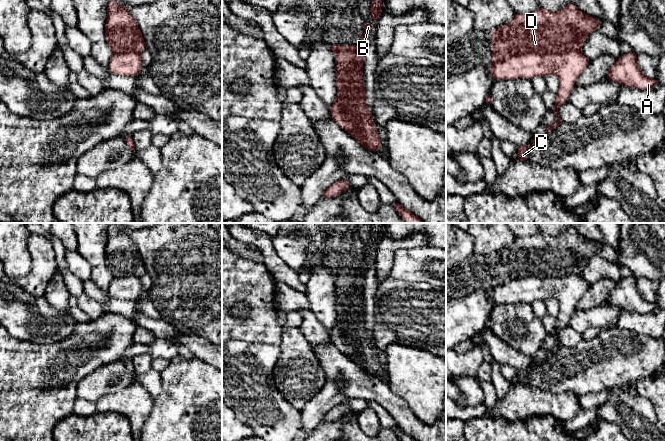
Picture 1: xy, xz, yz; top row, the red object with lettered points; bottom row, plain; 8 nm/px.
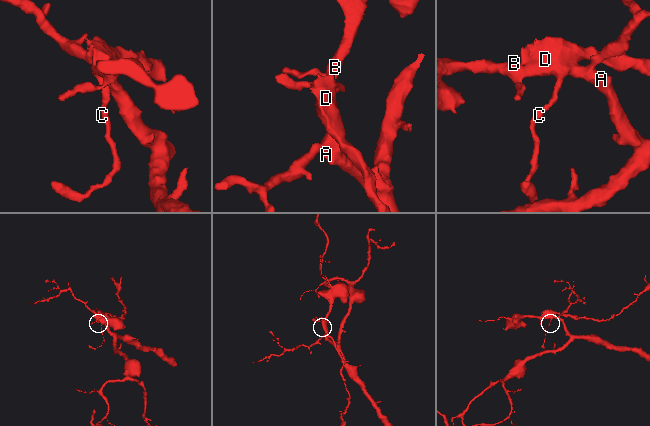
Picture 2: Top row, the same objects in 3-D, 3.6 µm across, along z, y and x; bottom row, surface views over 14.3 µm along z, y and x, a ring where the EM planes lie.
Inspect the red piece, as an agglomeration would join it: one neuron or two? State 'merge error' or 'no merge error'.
merge error

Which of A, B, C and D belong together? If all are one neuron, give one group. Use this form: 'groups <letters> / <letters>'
groups A B C / D

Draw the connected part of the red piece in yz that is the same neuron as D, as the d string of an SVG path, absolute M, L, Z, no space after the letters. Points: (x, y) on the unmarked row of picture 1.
M575 227L567 228L558 236L551 236L539 230L533 237L515 237L508 248L491 254L492 287L508 280L529 276L580 276L592 255L600 255L599 244L581 236Z

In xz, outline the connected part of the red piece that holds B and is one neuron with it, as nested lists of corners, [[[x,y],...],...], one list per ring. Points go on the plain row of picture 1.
[[[364,247],[364,254],[363,254],[363,262],[361,264],[360,270],[361,270],[361,276],[358,282],[355,284],[355,289],[357,291],[363,291],[364,288],[364,281],[366,278],[368,266],[369,266],[369,257],[371,256],[371,250],[368,247]]]

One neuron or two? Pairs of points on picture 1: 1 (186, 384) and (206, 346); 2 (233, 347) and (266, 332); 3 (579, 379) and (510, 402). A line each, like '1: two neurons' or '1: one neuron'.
1: two neurons
2: two neurons
3: two neurons

